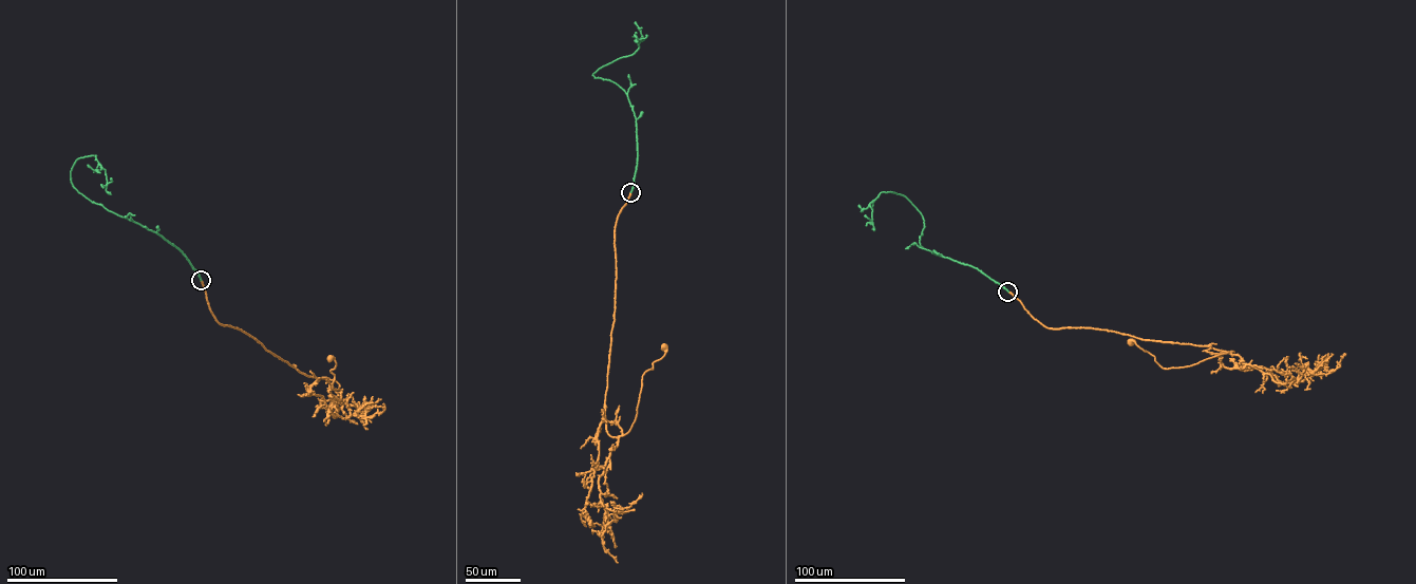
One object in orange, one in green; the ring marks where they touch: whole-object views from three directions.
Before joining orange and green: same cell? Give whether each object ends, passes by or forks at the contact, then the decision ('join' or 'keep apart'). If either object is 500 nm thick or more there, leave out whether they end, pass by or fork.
orange ends; green ends; join

